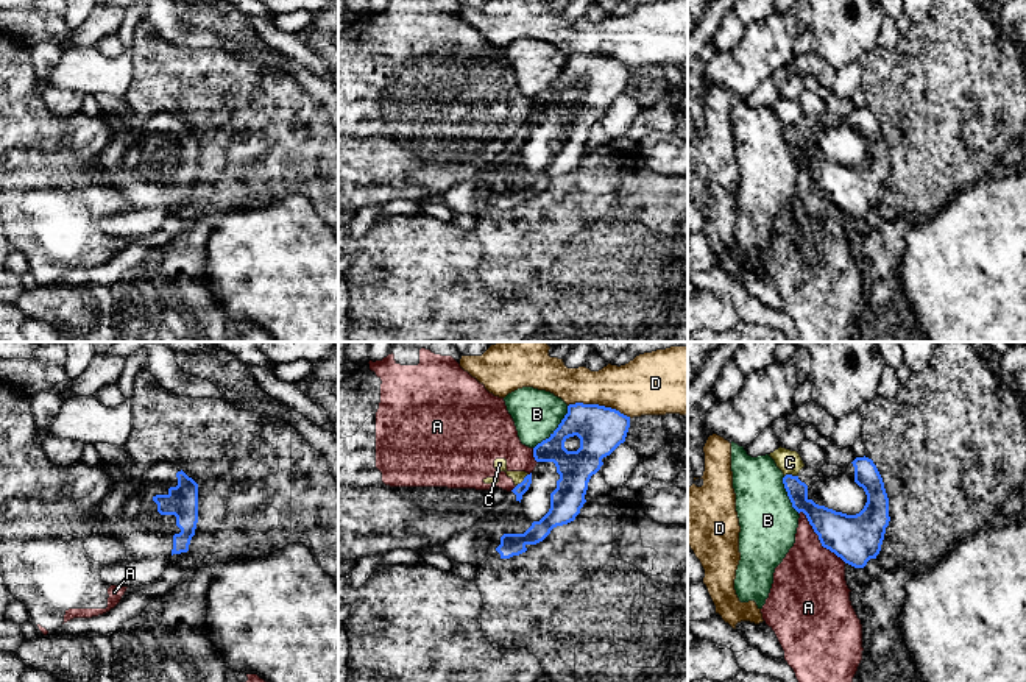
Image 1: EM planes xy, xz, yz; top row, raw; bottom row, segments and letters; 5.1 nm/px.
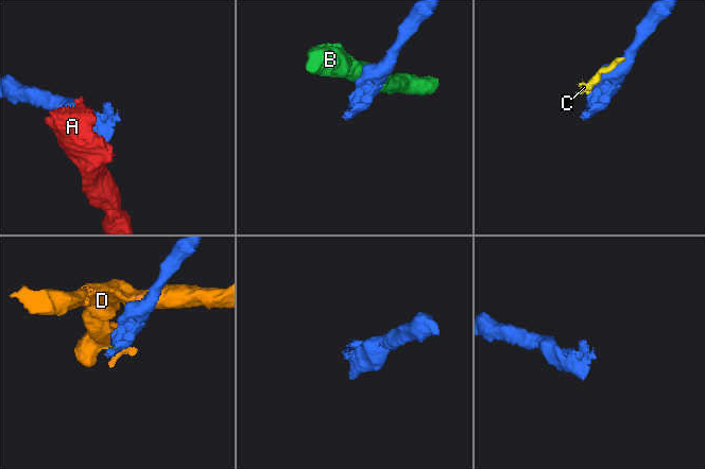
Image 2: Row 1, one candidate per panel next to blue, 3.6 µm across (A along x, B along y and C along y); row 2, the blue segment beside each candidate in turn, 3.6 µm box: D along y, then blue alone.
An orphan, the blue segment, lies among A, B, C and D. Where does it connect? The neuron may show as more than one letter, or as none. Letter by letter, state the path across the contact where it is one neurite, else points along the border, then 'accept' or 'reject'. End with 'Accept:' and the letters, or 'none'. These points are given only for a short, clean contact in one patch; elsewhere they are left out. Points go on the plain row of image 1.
A: border along yz (800, 161), (819, 192), (845, 213); reject
B: reject
C: reject
D: reject
Accept: none

